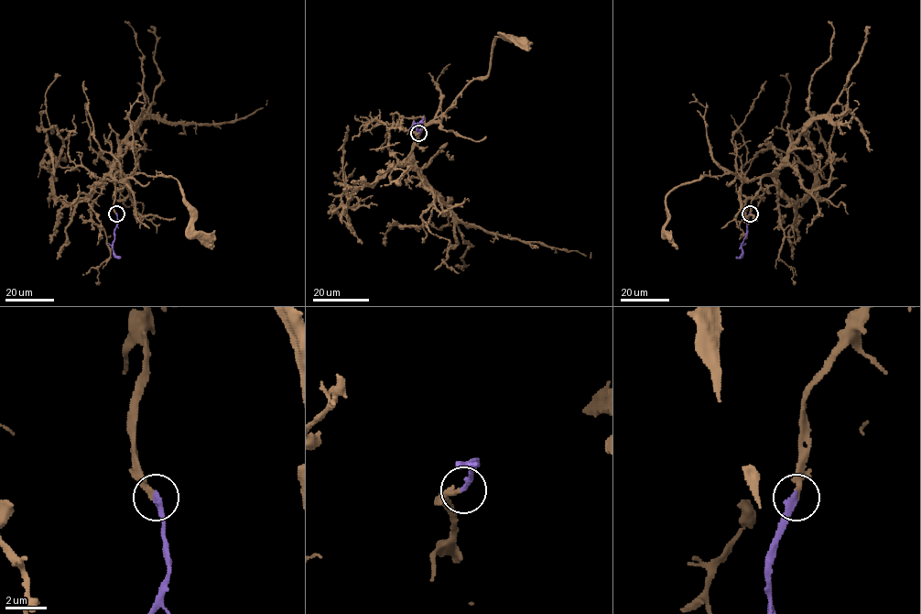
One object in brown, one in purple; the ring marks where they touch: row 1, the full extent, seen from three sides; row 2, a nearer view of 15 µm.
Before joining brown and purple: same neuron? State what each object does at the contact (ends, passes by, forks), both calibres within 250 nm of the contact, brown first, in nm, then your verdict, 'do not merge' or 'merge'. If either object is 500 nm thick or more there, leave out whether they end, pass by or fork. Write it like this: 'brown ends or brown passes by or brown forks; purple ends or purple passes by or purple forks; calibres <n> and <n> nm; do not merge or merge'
brown ends; purple ends; calibres 240 and 300 nm; merge

